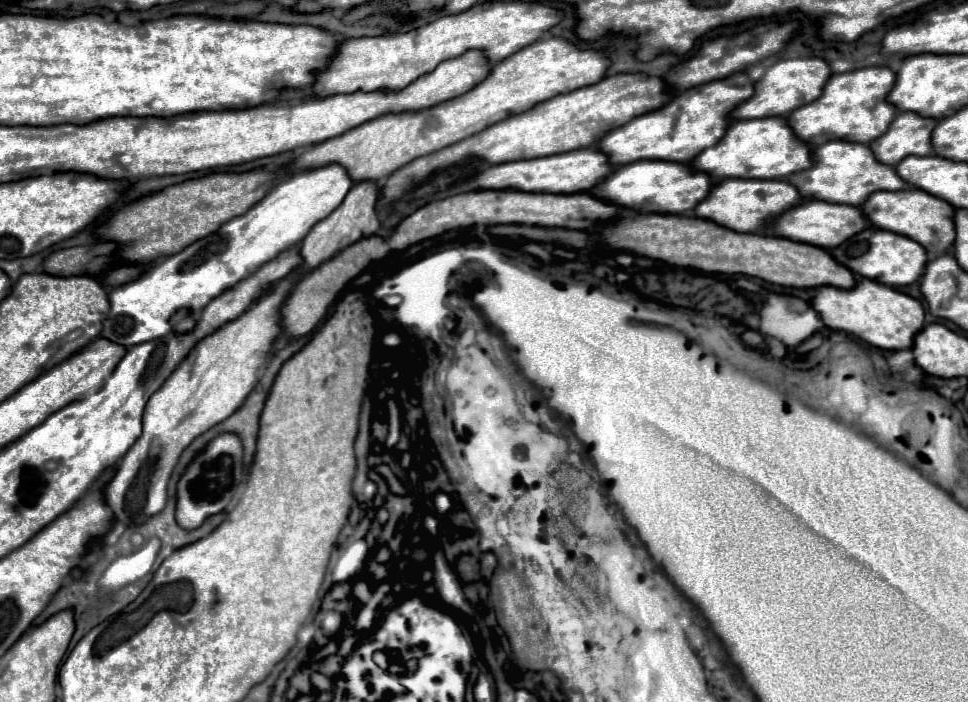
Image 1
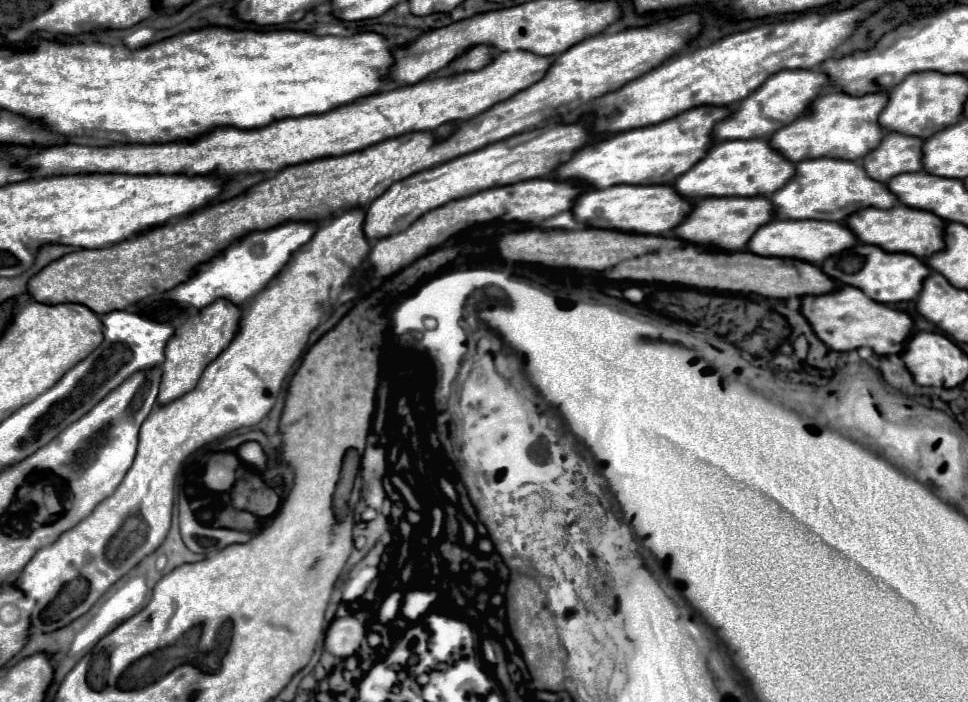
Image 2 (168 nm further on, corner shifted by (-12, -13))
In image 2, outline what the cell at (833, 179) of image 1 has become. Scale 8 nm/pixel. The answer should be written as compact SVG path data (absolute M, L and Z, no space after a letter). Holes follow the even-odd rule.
M806 159L796 163L794 179L776 191L772 197L776 219L824 219L824 221L846 221L852 213L866 207L890 209L898 203L898 197L886 187L886 183L872 181L860 163L846 159Z

